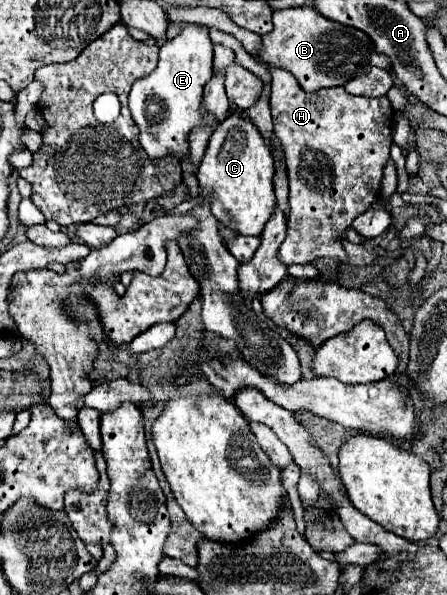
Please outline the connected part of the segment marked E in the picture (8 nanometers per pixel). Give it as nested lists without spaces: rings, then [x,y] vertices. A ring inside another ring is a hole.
[[[173,22],[171,26],[179,26],[179,34],[171,40],[167,40],[159,48],[159,64],[157,68],[135,80],[131,92],[129,92],[129,110],[133,114],[133,120],[141,128],[139,140],[145,148],[147,156],[159,158],[165,154],[173,154],[183,158],[183,172],[185,172],[185,184],[189,186],[191,198],[199,196],[199,184],[195,178],[195,172],[187,172],[187,132],[195,124],[199,124],[199,104],[203,98],[203,86],[213,76],[213,42],[209,38],[209,26],[201,24],[189,24],[189,22]],[[151,104],[157,104],[161,110],[159,114],[151,114]]]

